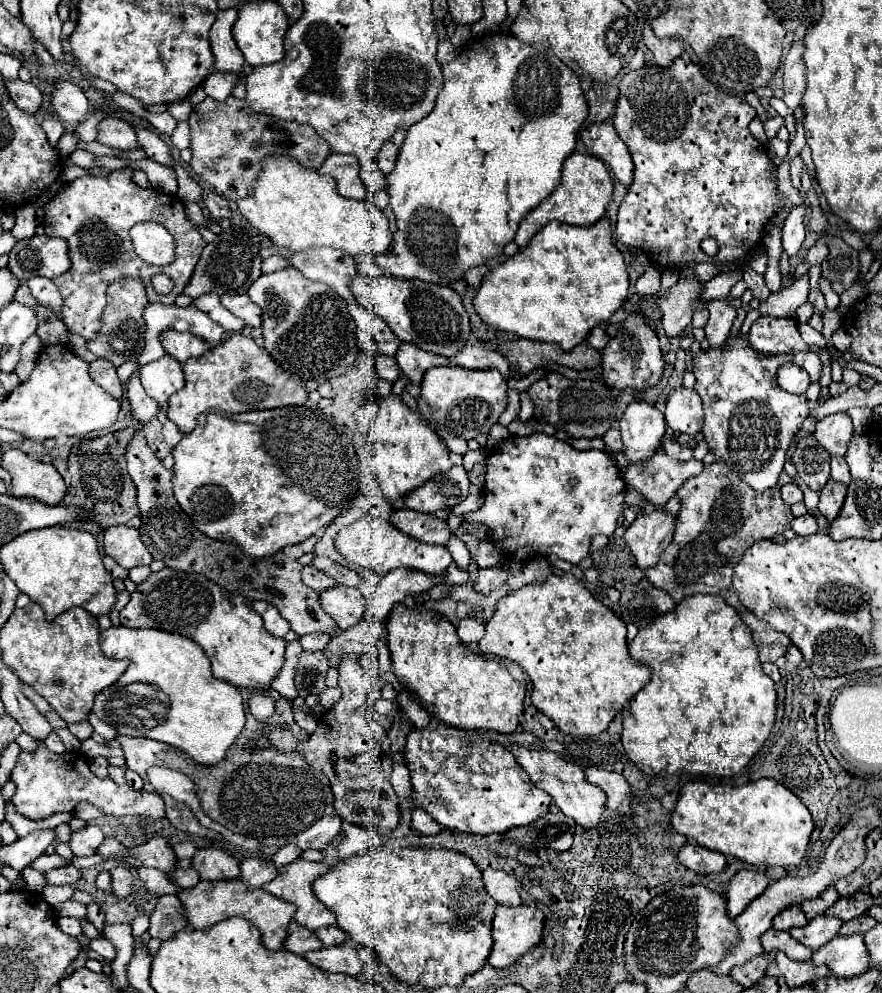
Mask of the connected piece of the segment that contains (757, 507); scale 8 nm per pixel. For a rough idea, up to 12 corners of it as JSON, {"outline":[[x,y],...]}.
{"outline":[[720,459],[688,479],[654,587],[676,603],[722,597],[760,661],[792,641],[732,587],[752,543],[790,529],[778,489],[754,491]]}

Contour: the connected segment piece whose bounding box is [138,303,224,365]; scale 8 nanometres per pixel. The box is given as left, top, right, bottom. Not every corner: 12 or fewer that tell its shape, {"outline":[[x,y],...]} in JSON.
{"outline":[[148,305],[140,365],[160,359],[166,329],[190,331],[212,347],[224,329],[194,305]]}

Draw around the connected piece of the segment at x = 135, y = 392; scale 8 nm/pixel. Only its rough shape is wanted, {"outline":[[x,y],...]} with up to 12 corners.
{"outline":[[138,377],[128,381],[128,401],[134,415],[148,423],[158,403],[146,395]]}

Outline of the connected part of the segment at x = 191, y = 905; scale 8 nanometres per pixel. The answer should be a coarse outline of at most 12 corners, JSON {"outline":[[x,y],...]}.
{"outline":[[240,879],[200,881],[178,898],[194,929],[244,917],[284,949],[296,913]]}

